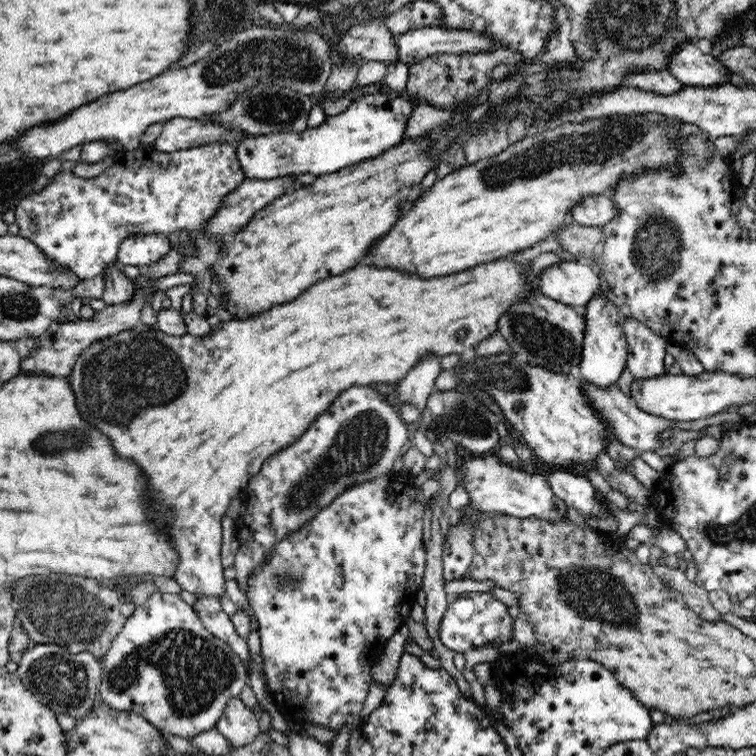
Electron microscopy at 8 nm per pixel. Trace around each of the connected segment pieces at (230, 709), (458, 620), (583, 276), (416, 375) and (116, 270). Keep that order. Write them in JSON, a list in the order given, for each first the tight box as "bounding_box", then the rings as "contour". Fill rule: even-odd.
[{"bounding_box":[215,697,261,747],"contour":[[[238,697],[232,698],[224,707],[224,712],[215,728],[234,747],[243,747],[254,742],[261,733],[254,710],[246,707]]]},{"bounding_box":[438,593,514,654],"contour":[[[487,593],[462,594],[450,601],[445,613],[438,628],[438,635],[442,644],[452,651],[465,654],[490,642],[496,642],[501,646],[502,642],[514,638],[514,621],[508,614],[508,606]]]},{"bounding_box":[537,260,606,311],"contour":[[[579,260],[560,261],[552,266],[548,266],[548,268],[542,269],[539,272],[539,279],[537,280],[537,284],[539,284],[539,292],[558,302],[561,302],[562,304],[574,307],[579,311],[584,309],[585,306],[589,304],[594,295],[597,295],[598,293],[606,293],[601,292],[600,283],[602,283],[602,279],[600,278],[600,275],[598,275],[594,266],[590,262],[580,262]]]},{"bounding_box":[397,354,440,412],"contour":[[[436,354],[424,356],[397,386],[400,404],[409,402],[422,412],[426,408],[428,397],[436,391],[434,380],[440,374],[440,360]]]},{"bounding_box":[101,261,133,305],"contour":[[[118,261],[103,270],[104,290],[101,298],[107,305],[129,301],[133,297],[133,283],[126,277]]]}]

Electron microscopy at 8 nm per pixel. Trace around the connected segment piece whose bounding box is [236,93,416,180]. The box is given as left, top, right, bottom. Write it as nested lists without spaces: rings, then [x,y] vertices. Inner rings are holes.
[[[372,93],[353,100],[338,116],[302,132],[284,131],[271,135],[248,135],[236,147],[236,157],[245,179],[266,180],[290,174],[327,175],[347,166],[377,158],[400,145],[408,118],[416,105],[403,95]]]

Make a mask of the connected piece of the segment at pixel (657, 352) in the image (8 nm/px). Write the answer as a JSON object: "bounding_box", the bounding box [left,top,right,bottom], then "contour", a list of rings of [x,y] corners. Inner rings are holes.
{"bounding_box":[623,317,667,379],"contour":[[[632,317],[623,320],[623,331],[627,338],[627,367],[634,379],[657,377],[667,372],[664,370],[667,339]]]}

